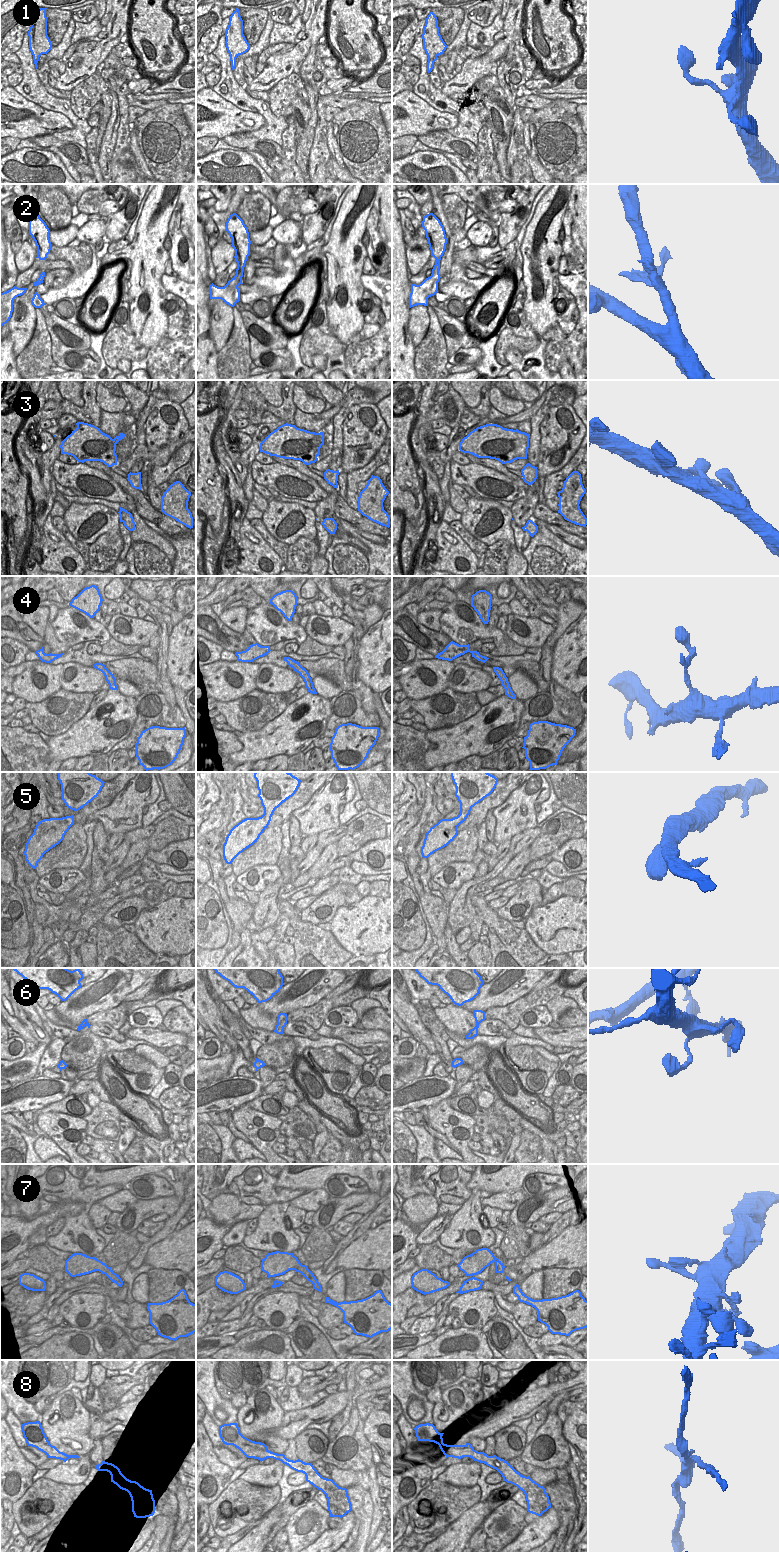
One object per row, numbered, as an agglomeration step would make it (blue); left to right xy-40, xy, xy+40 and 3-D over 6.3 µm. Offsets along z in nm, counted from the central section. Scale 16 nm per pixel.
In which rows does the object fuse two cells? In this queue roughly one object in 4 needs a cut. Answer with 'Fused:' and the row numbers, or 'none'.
Fused: 2, 8

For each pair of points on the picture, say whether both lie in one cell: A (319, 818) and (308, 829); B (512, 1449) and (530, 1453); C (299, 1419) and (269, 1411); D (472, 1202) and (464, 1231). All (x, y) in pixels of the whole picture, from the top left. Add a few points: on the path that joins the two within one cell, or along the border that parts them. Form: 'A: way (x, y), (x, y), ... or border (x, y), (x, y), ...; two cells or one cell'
A: way (316, 821), (311, 828); one cell
B: border (526, 1445), (519, 1456); two cells
C: border (285, 1412), (282, 1423), (278, 1427), (267, 1431); two cells
D: way (472, 1209), (465, 1224); one cell

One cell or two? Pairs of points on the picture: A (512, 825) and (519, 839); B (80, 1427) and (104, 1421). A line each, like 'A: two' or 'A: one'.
A: two
B: two

